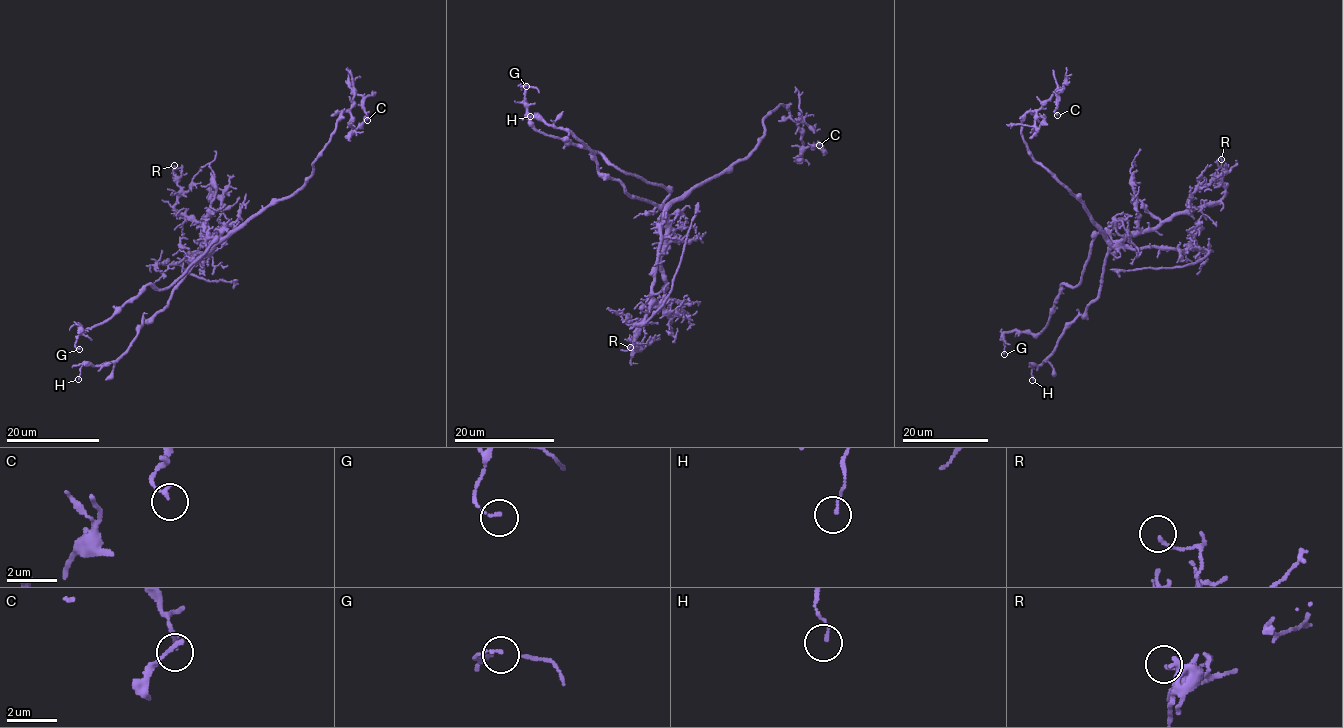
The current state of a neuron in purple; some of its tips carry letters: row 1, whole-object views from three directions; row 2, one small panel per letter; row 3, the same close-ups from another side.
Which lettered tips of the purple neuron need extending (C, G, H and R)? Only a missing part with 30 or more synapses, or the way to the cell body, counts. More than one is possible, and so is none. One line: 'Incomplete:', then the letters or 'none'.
Incomplete: none

